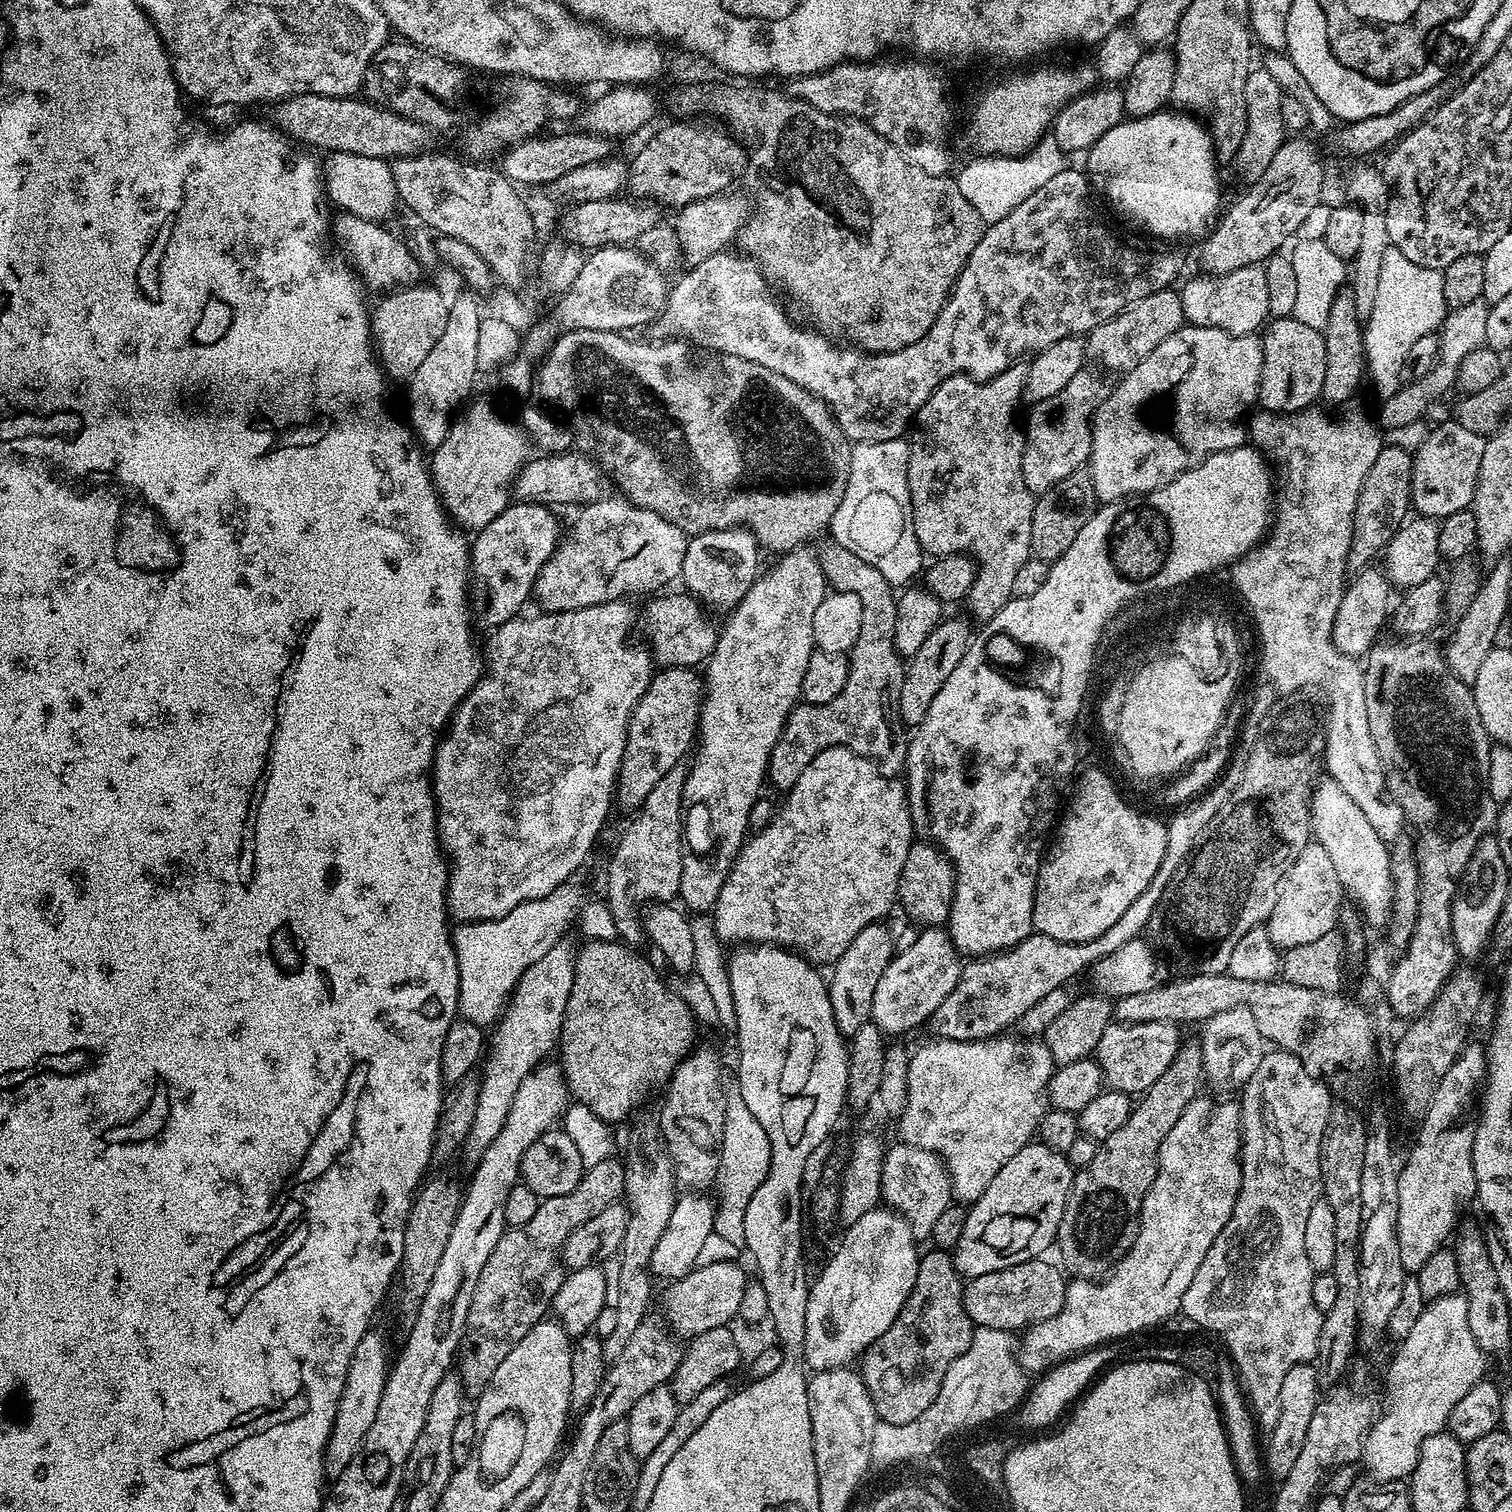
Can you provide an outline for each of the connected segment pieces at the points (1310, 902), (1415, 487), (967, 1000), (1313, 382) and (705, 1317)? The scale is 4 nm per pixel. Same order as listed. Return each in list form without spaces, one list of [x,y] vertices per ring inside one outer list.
[[[1310,842],[1302,854],[1288,868],[1276,893],[1274,910],[1268,915],[1266,929],[1270,942],[1280,950],[1294,946],[1302,946],[1302,942],[1314,942],[1322,938],[1322,934],[1333,931],[1337,927],[1342,885],[1338,878],[1338,870],[1334,870],[1334,862],[1330,862],[1330,854],[1321,844]]]
[[[1455,422],[1433,427],[1411,453],[1411,507],[1421,516],[1433,518],[1443,518],[1471,509],[1478,486],[1478,470],[1482,470],[1484,442],[1485,437],[1481,433],[1466,430],[1466,426]]]
[[[1033,934],[1015,944],[1003,952],[989,954],[983,958],[973,959],[972,964],[963,965],[960,981],[954,986],[952,993],[940,1003],[938,1008],[932,1012],[930,1025],[939,1039],[950,1040],[983,1040],[986,1037],[995,1037],[1003,1033],[1003,1028],[1015,1025],[1017,1020],[1038,1002],[1038,998],[1043,998],[1045,994],[1050,994],[1050,990],[1063,988],[1075,978],[1080,971],[1087,969],[1096,963],[1097,960],[1108,956],[1114,950],[1118,950],[1120,940],[1090,940],[1082,944],[1065,944],[1063,940],[1056,940],[1053,936],[1043,934]]]
[[[1295,318],[1273,319],[1263,329],[1264,365],[1260,371],[1258,404],[1273,414],[1302,412],[1315,405],[1324,391],[1326,378],[1326,346],[1317,329],[1303,325]]]
[[[736,1260],[714,1262],[714,1266],[695,1267],[680,1279],[673,1279],[667,1285],[669,1288],[660,1296],[663,1323],[677,1337],[684,1336],[683,1338],[731,1325],[731,1320],[741,1315],[742,1298],[750,1283],[749,1277],[744,1277],[744,1272],[738,1265]]]

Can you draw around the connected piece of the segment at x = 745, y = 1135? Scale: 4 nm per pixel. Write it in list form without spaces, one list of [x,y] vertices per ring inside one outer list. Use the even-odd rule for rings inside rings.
[[[739,1094],[727,1097],[724,1109],[723,1142],[719,1169],[716,1171],[716,1197],[713,1233],[741,1247],[745,1238],[745,1209],[753,1193],[767,1178],[770,1170],[771,1146],[764,1128],[745,1105]]]

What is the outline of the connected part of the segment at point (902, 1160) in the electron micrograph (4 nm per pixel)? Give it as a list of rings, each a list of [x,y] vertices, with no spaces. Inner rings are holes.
[[[903,1142],[892,1145],[889,1143],[884,1149],[884,1160],[881,1162],[880,1200],[907,1222],[916,1242],[927,1241],[934,1222],[941,1217],[944,1210],[954,1204],[952,1180],[948,1177],[948,1168],[945,1167],[943,1160],[930,1150],[922,1150],[918,1146]]]

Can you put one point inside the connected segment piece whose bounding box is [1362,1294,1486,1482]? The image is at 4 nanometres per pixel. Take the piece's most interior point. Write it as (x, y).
(1438, 1361)

